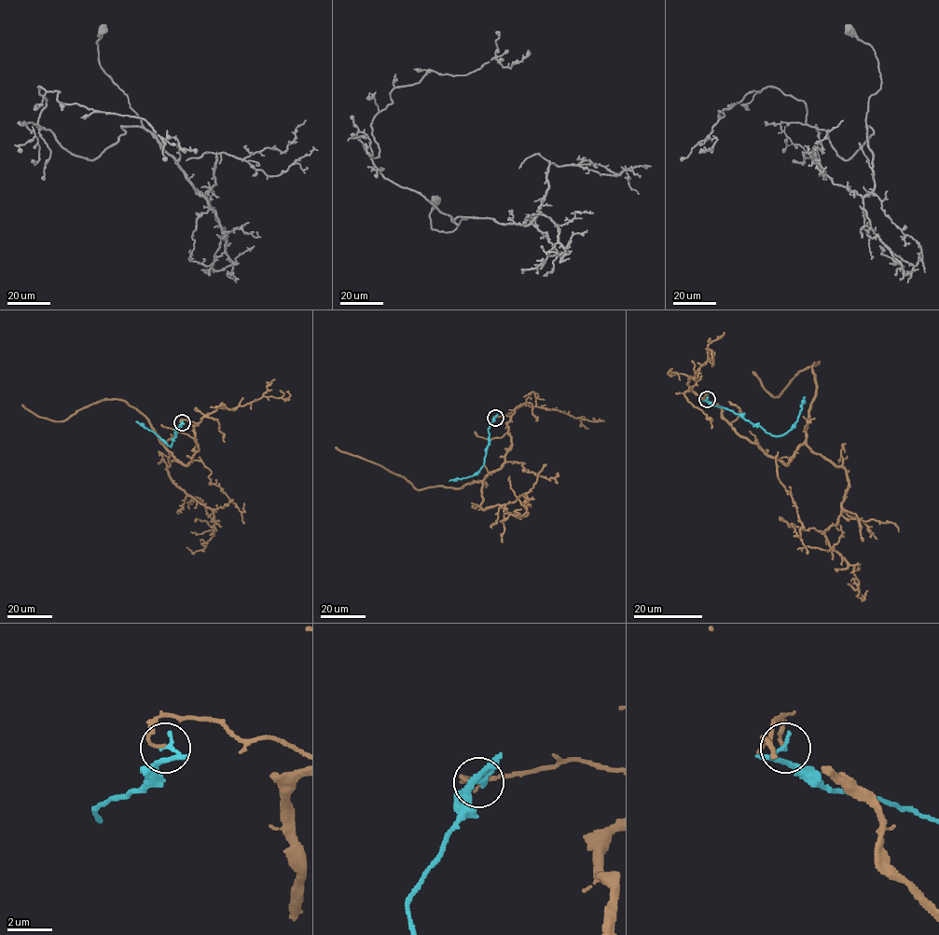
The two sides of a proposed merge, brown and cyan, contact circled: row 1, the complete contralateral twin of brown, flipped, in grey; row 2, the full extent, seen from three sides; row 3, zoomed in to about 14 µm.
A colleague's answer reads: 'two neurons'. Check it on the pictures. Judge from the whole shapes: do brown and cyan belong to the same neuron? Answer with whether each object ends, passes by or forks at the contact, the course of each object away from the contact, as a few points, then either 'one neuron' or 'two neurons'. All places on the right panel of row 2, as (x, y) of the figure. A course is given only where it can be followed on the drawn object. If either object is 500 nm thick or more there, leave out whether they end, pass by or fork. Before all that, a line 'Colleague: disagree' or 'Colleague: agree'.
Colleague: agree
brown ends | cyan passes by | brown via (707, 399), (785, 464), (806, 440), (818, 363), (778, 396), (752, 372) | cyan via (707, 399), (740, 414), (766, 433), (780, 436), (797, 419), (805, 397) | two neurons

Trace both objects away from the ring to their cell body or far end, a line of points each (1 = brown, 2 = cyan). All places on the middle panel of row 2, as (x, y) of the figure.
1: (495, 417), (510, 417), (512, 446), (504, 462), (481, 481), (457, 488), (417, 489), (379, 464), (335, 446)
2: (495, 417), (488, 429), (489, 445), (484, 465), (471, 476), (448, 481)

